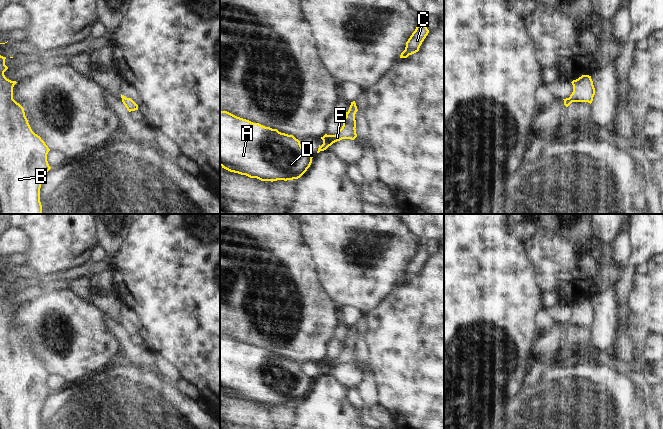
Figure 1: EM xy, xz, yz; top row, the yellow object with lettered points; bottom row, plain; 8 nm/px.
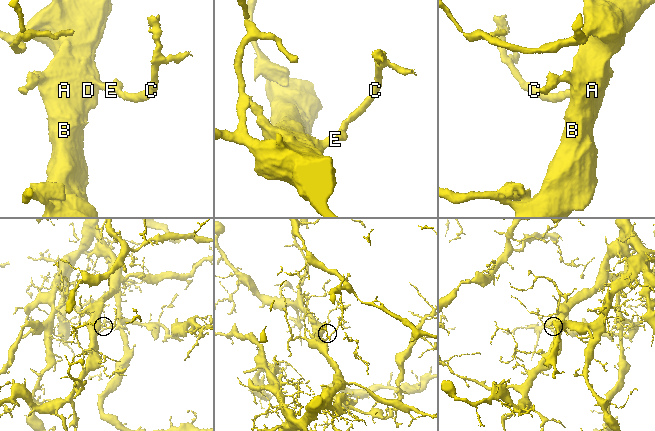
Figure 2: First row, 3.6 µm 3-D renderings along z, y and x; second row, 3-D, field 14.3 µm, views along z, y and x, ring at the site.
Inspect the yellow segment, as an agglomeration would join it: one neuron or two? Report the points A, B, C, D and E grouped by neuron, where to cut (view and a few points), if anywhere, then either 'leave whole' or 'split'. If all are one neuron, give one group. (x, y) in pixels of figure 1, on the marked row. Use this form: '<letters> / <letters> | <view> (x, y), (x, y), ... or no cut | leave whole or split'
A B C D E | no cut | leave whole

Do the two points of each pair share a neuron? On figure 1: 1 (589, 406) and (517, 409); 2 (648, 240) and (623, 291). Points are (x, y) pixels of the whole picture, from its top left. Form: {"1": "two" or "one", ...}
{"1": "one", "2": "one"}

